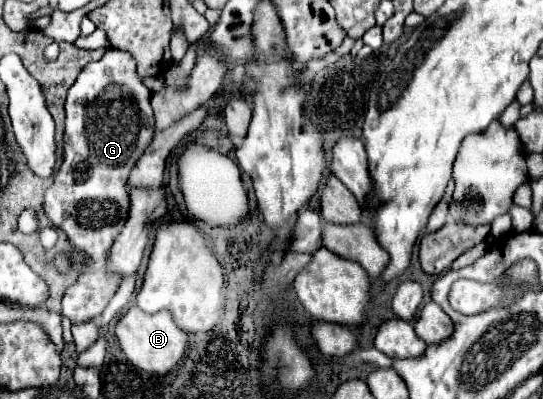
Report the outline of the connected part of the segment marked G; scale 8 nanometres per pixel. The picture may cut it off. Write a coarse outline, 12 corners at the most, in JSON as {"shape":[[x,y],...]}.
{"shape":[[109,49],[71,85],[45,213],[93,263],[62,298],[72,324],[121,285],[109,249],[127,177],[155,135],[151,91]]}

